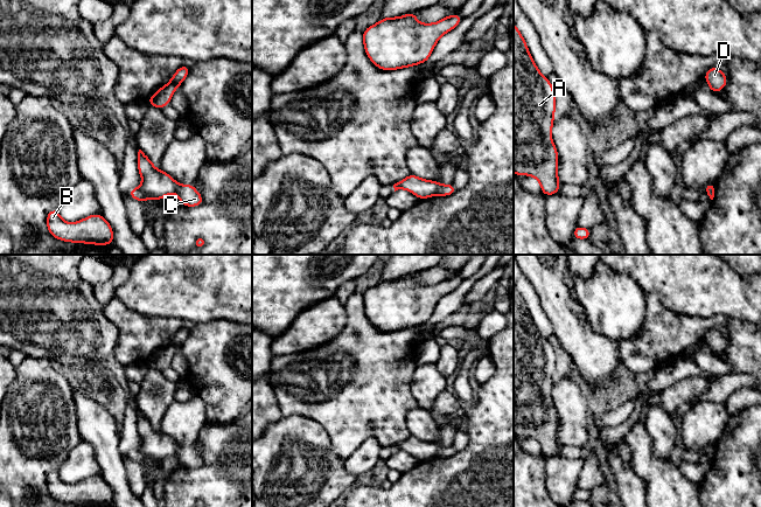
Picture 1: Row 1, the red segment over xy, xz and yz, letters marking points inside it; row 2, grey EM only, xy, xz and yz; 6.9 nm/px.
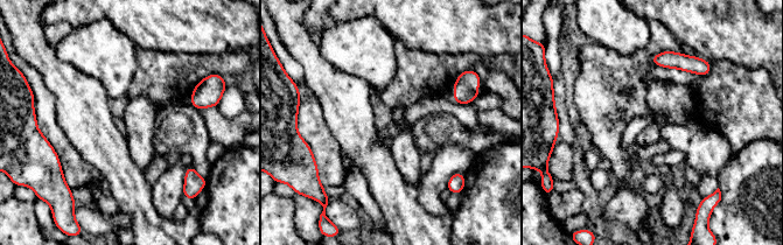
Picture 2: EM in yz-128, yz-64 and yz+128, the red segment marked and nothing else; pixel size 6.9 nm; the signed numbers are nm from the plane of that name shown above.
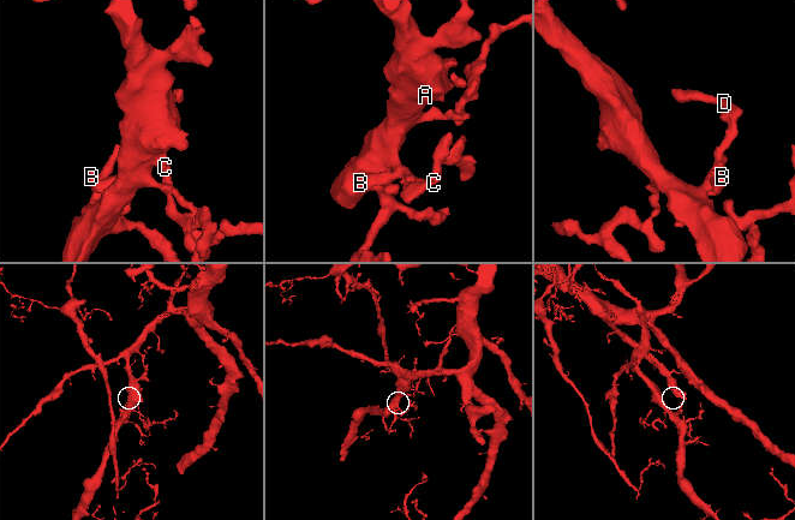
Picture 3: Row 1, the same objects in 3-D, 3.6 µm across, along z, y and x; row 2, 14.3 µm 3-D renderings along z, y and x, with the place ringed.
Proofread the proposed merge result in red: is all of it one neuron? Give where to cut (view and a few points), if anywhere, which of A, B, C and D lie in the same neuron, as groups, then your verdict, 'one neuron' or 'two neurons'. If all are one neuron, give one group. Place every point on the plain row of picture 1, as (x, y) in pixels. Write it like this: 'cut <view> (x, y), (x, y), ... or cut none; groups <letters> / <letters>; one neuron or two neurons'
cut xz (440, 446), (437, 455); groups A B D / C; two neurons

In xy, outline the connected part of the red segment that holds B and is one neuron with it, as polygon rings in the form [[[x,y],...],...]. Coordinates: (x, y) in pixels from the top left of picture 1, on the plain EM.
[[[58,471],[47,475],[47,489],[60,502],[97,507],[113,506],[113,492],[102,475],[90,477],[70,485],[61,480]]]

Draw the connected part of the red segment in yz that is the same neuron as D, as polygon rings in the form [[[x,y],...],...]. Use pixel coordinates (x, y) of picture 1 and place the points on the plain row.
[[[718,328],[706,332],[704,341],[714,355],[721,353],[727,346],[727,338]]]

